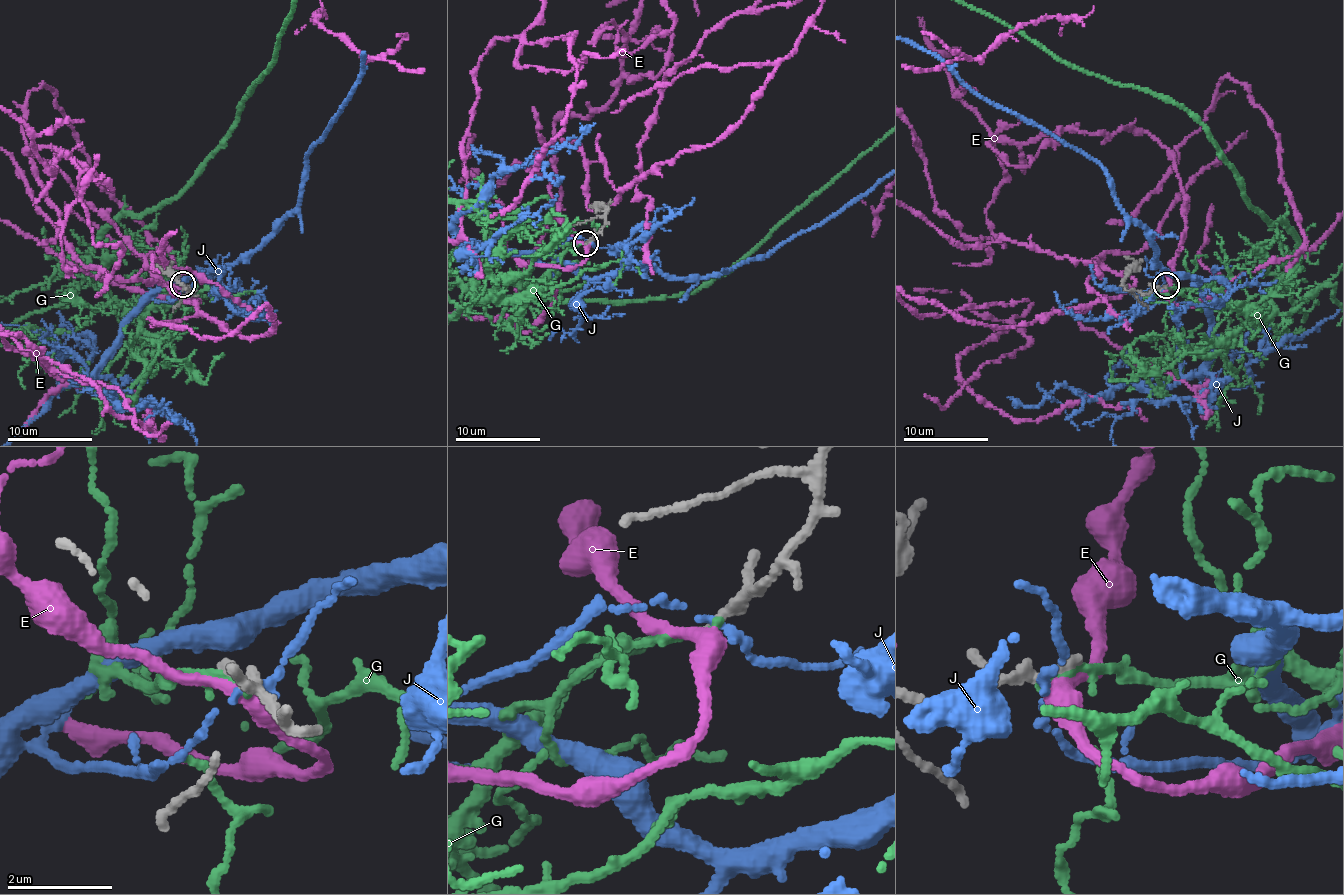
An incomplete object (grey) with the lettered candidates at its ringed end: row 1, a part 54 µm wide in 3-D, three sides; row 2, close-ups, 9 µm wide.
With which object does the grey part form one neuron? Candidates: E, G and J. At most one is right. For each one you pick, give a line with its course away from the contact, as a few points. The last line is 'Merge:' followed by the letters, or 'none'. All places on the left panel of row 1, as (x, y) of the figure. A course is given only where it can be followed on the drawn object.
Merge: none

